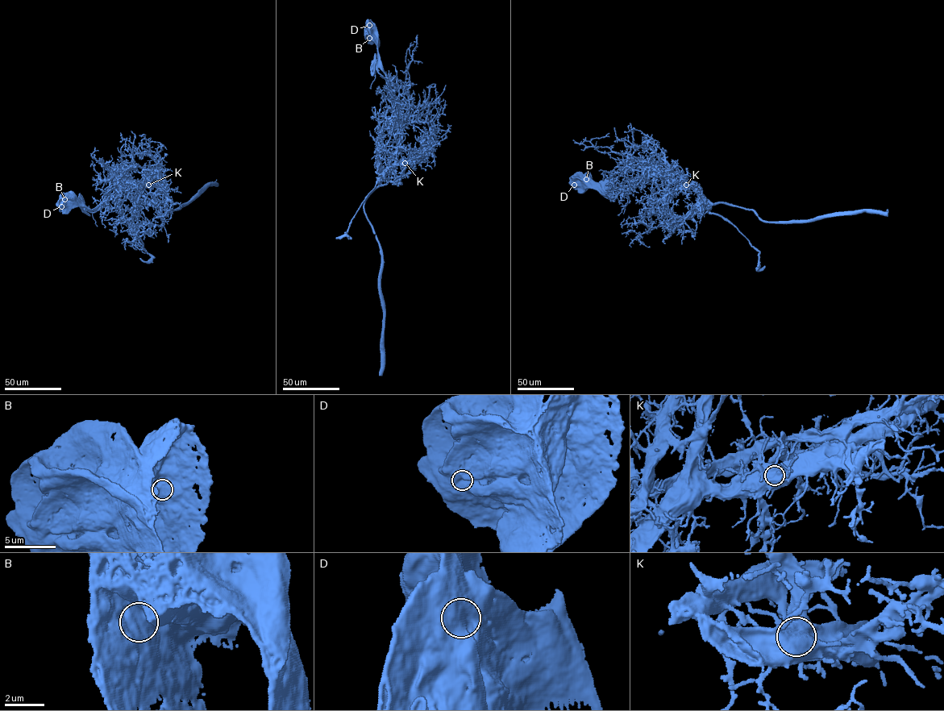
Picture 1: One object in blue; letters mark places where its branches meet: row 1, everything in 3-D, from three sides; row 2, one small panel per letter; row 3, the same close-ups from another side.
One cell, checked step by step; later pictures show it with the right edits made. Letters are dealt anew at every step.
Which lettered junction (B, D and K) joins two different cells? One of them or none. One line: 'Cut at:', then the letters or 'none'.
Cut at: K

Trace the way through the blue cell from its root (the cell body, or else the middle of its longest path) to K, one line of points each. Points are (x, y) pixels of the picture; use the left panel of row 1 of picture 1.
K: (61, 201), (64, 205), (81, 204), (92, 209), (125, 181), (134, 181), (137, 185), (140, 182), (148, 185)

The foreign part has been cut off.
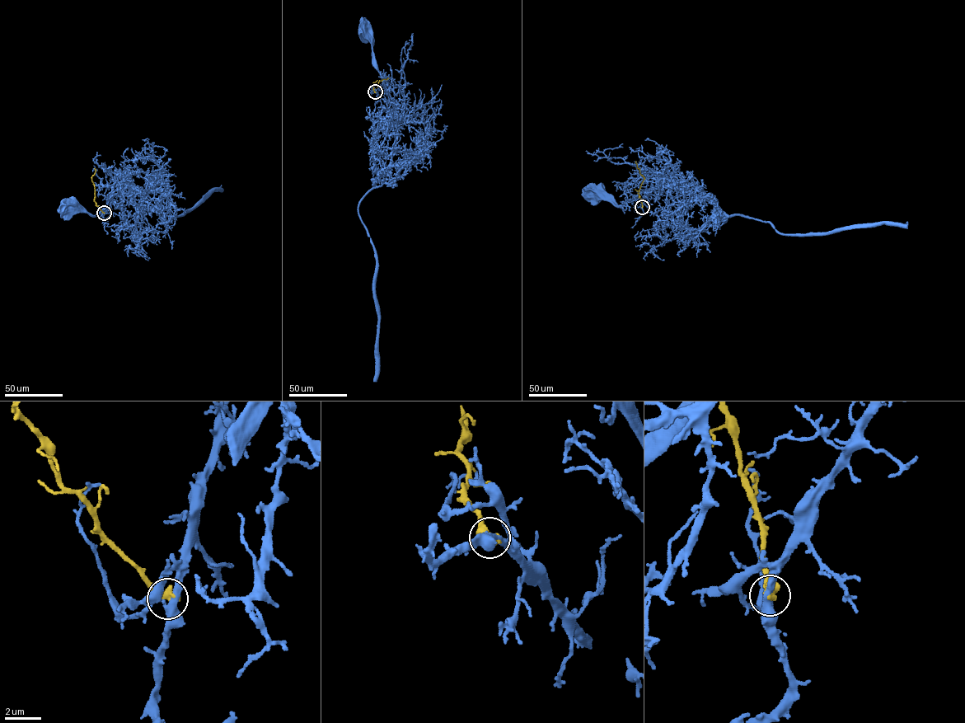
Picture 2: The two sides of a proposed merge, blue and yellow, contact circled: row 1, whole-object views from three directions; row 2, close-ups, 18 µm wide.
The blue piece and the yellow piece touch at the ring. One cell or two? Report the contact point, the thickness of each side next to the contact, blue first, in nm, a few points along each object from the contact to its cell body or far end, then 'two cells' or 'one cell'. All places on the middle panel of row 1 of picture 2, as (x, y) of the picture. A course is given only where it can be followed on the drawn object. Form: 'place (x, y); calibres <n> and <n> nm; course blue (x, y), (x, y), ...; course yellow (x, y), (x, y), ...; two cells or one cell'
place (375, 91); calibres 440 and 600 nm; course blue (375, 92), (392, 105), (396, 117), (393, 101), (378, 70), (363, 27); course yellow (375, 92), (373, 83), (377, 86), (379, 82), (387, 77); two cells

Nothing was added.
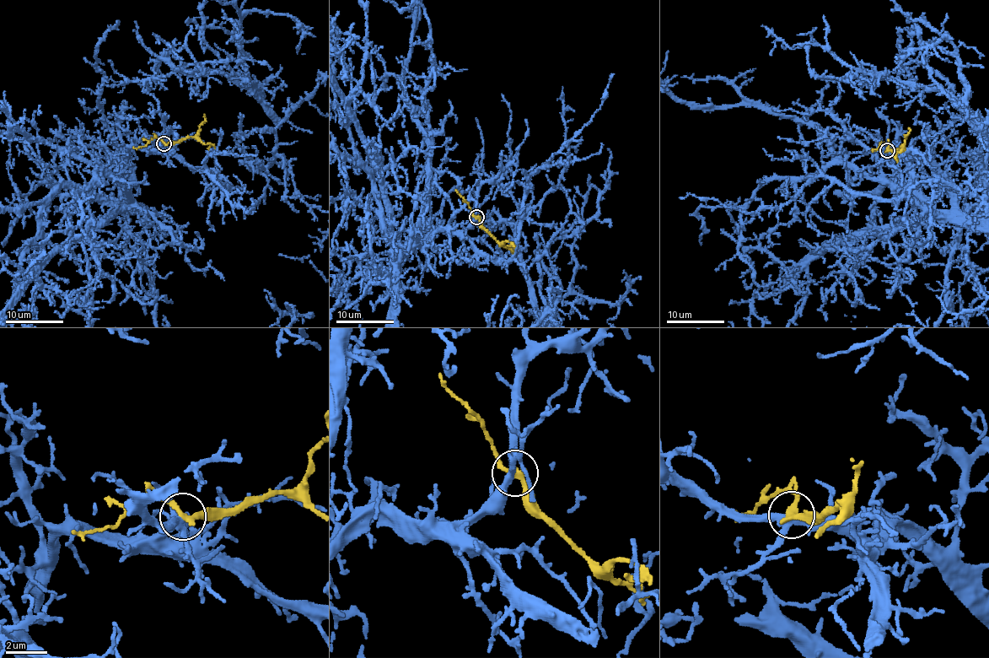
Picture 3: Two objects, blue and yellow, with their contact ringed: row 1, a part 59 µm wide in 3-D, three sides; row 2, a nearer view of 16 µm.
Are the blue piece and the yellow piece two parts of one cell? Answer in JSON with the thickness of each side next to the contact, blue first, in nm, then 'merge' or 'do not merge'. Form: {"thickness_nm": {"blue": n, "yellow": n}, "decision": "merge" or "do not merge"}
{"thickness_nm": {"blue": 320, "yellow": 280}, "decision": "do not merge"}

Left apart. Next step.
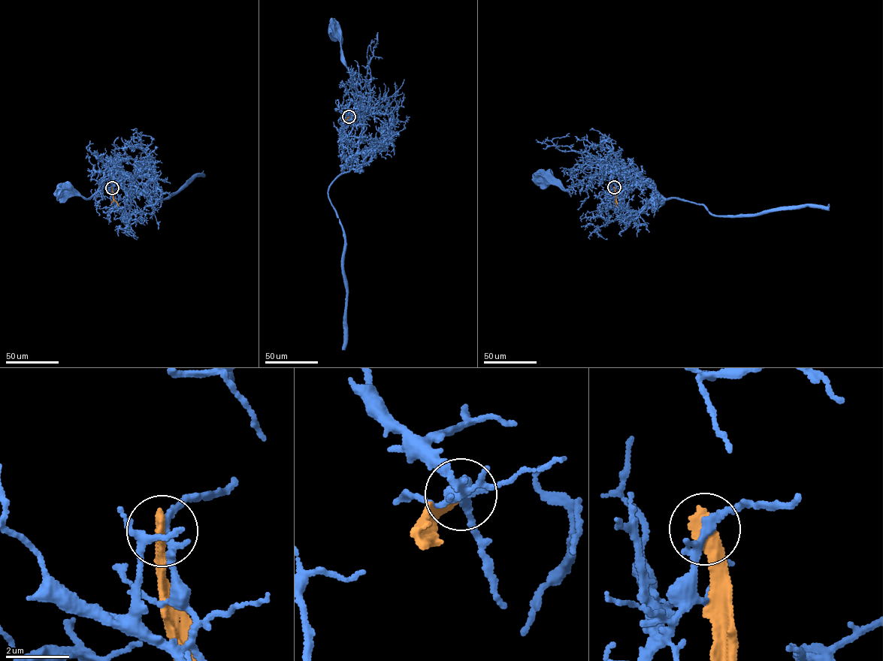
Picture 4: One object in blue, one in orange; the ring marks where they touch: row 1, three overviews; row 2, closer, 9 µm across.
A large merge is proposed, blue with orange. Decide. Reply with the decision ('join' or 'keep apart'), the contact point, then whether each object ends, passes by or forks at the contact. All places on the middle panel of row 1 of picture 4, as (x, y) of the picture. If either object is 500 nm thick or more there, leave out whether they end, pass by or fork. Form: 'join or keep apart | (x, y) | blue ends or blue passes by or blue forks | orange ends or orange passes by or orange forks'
keep apart | (349, 116) | blue passes by | orange ends

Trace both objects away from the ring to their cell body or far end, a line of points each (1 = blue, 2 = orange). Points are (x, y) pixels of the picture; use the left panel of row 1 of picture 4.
1: (112, 188), (113, 201), (124, 207), (132, 179), (122, 172), (104, 180), (87, 198), (58, 191)
2: (112, 188), (113, 199), (119, 205)

